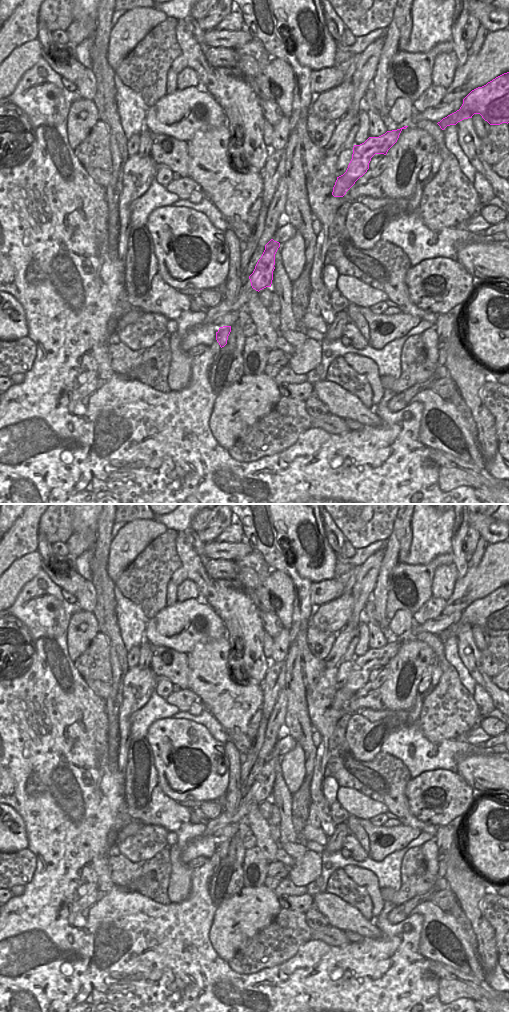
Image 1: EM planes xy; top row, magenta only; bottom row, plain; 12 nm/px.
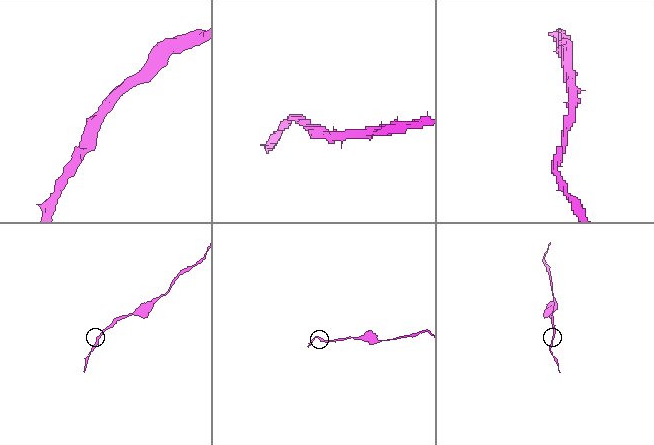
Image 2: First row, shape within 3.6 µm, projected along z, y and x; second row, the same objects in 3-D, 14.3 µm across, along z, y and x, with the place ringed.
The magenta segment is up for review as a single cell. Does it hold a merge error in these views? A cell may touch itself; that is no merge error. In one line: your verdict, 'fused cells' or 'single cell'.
fused cells

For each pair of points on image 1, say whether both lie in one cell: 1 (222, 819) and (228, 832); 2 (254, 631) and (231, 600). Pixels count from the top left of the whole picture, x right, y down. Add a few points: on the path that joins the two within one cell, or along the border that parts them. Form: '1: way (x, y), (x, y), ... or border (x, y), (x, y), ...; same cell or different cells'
1: border (232, 822), (218, 828), (212, 834); different cells
2: way (246, 623), (235, 608); same cell

